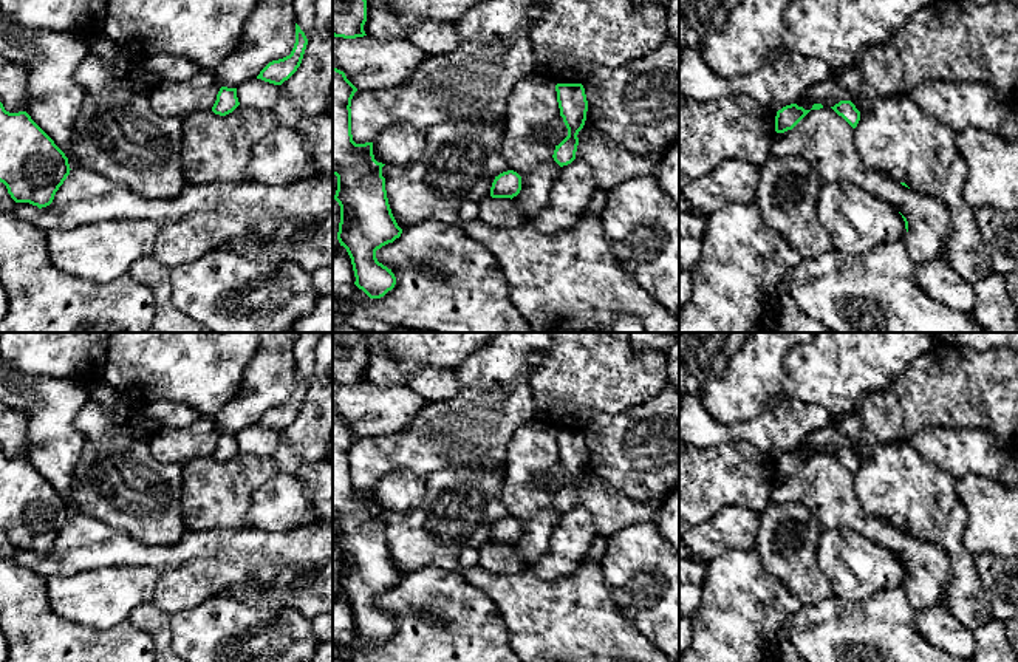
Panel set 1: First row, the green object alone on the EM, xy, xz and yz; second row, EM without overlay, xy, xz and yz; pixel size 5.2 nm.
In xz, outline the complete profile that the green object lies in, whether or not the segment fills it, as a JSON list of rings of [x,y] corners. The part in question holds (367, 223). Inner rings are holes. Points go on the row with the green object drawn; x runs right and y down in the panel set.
[[[333,67],[333,175],[340,206],[337,240],[351,258],[356,282],[370,299],[381,299],[396,277],[376,258],[376,251],[401,237],[385,190],[373,142],[356,144],[351,135],[351,99],[357,88]]]

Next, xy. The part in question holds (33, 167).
[[[0,102],[0,183],[15,203],[50,206],[70,170],[65,153],[26,111],[9,113]]]

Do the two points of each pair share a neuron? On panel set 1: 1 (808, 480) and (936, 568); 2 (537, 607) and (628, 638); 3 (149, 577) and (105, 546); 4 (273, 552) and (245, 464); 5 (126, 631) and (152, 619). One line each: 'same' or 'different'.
1: same
2: same
3: different
4: different
5: different

